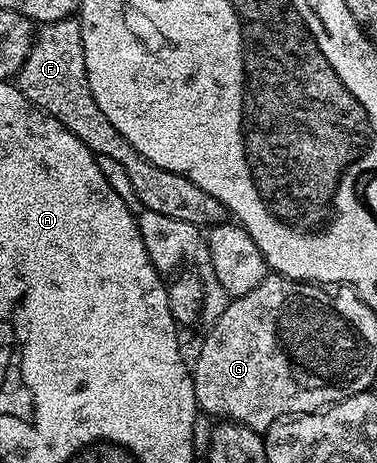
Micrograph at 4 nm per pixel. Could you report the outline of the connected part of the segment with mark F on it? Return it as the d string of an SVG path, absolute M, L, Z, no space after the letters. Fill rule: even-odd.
M77 17L61 18L37 27L34 43L16 75L16 85L33 106L39 106L48 116L60 120L60 124L64 124L64 128L68 128L68 132L72 132L72 136L83 142L94 155L109 156L119 162L132 179L143 210L161 212L163 216L172 216L199 228L213 228L227 221L228 211L216 196L208 196L208 192L192 184L192 180L168 172L140 156L140 152L116 132L108 116L100 112L100 104L96 104L96 96L92 96L92 88L88 88L82 24Z

